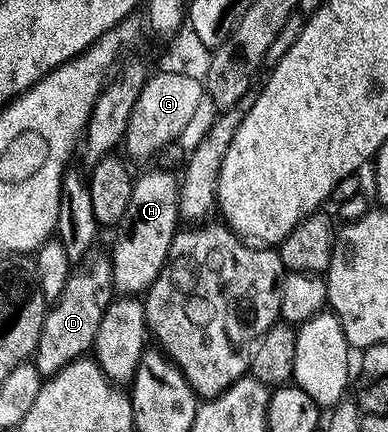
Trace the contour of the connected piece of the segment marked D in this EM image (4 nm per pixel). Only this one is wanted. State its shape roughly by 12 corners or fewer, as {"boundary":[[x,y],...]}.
{"boundary":[[110,259],[80,263],[48,307],[45,378],[92,351],[113,299]]}

